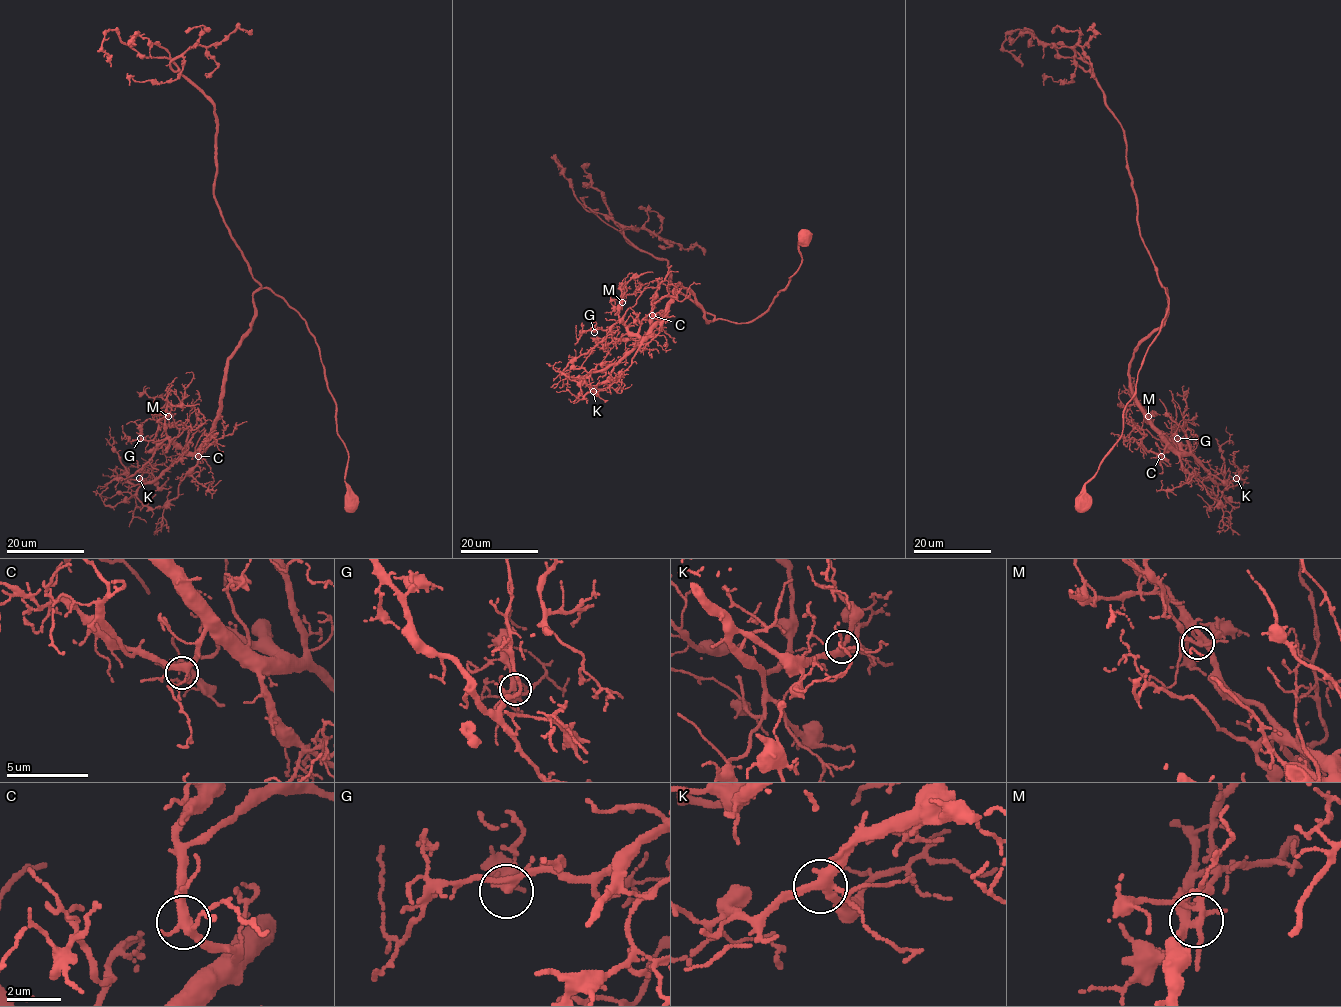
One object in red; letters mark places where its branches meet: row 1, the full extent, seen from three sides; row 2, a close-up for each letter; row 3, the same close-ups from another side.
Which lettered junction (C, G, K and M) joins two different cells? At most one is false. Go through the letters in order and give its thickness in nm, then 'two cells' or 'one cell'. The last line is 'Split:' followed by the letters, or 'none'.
C: calibre 320 nm; one cell
G: calibre 240 nm; one cell
K: calibre 360 nm; one cell
M: calibre 280 nm; two cells
Split: M

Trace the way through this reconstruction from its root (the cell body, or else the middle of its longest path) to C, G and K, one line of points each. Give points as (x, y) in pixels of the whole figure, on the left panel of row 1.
C: (350, 504), (319, 349), (266, 288), (198, 456)
G: (350, 504), (319, 349), (266, 288), (253, 294), (209, 436), (193, 453), (140, 438)
K: (350, 504), (319, 349), (266, 288), (253, 294), (209, 436), (155, 480), (139, 478)

